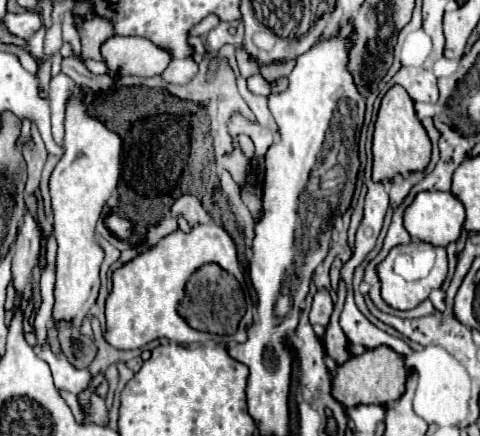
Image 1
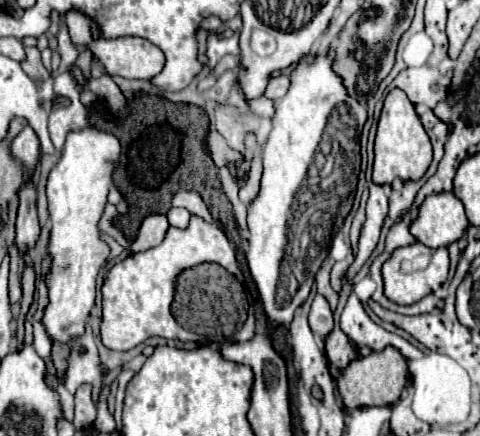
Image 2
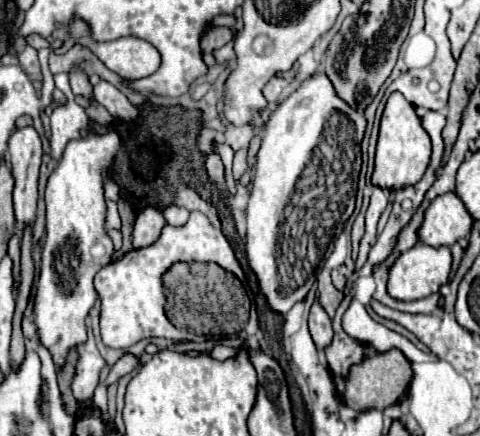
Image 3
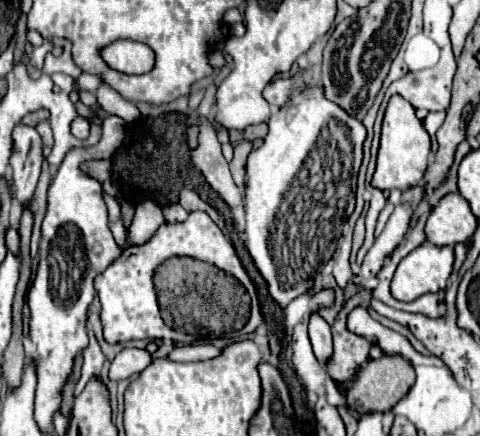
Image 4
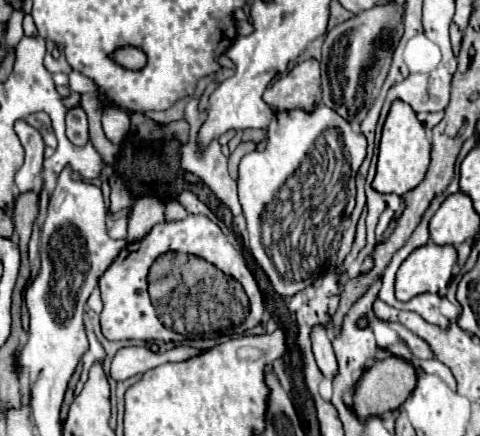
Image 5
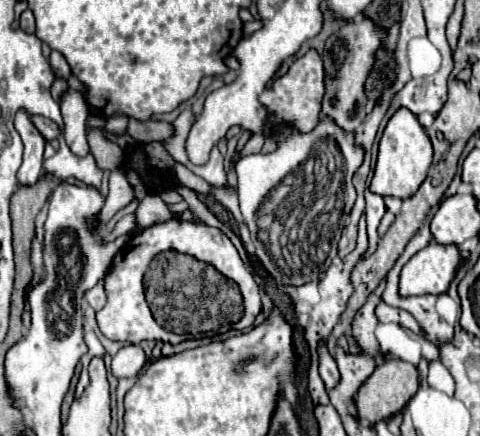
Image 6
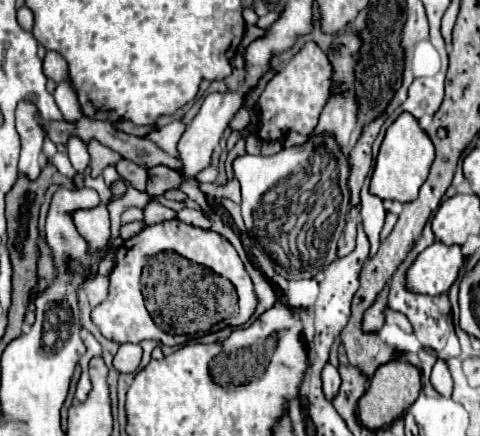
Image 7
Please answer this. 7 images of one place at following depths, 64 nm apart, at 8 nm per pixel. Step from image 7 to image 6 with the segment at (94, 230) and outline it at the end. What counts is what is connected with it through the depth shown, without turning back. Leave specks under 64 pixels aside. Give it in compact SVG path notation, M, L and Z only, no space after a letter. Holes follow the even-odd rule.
M116 170L116 178L110 180L110 194L106 198L106 206L98 214L100 226L104 226L118 210L122 210L124 206L128 206L130 200L134 200L134 190L128 184L126 176L120 170Z

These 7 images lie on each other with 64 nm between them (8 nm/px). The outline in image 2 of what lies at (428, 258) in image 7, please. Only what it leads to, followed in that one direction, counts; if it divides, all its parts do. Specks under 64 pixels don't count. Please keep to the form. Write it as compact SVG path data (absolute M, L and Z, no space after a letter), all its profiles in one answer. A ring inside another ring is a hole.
M414 242L412 246L406 246L406 248L396 248L392 252L392 256L384 262L382 266L382 278L384 278L384 296L400 306L408 306L408 304L414 304L416 300L422 300L426 294L430 294L434 288L438 288L440 284L446 282L446 276L448 276L448 250L446 248L438 248L433 250L420 244L420 242ZM418 254L430 254L432 260L430 260L430 266L426 270L420 270L420 272L412 272L412 274L400 274L400 262L404 258L414 258Z

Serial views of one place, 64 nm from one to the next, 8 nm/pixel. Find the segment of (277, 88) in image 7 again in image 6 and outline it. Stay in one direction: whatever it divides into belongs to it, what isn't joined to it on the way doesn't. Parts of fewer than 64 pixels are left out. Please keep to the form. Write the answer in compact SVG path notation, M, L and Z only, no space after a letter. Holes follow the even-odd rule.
M308 50L302 58L298 58L290 70L272 82L270 88L266 88L260 94L260 102L268 108L272 120L276 124L280 122L288 122L298 126L302 132L310 132L320 116L320 104L322 104L322 96L324 96L324 66L322 66L322 58L314 52Z

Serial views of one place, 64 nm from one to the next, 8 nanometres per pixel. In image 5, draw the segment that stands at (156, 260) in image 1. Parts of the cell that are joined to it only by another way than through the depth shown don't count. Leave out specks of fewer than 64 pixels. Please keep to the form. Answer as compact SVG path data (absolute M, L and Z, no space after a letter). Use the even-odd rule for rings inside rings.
M188 214L188 218L184 218L180 222L162 222L162 224L154 226L144 240L128 244L118 254L118 258L110 264L110 268L100 276L98 288L100 288L102 302L104 302L104 310L100 314L100 324L102 324L102 334L108 340L140 340L142 338L142 340L150 340L150 342L158 342L158 340L183 342L188 339L188 336L176 334L176 332L164 328L150 302L146 276L148 276L152 262L166 252L186 252L186 254L204 258L206 262L214 264L224 274L234 276L244 286L244 290L250 298L250 314L248 314L246 322L238 328L237 333L244 334L262 322L262 314L264 314L262 294L258 290L258 284L256 284L252 272L246 268L242 254L226 240L224 232L210 218L206 218L202 214L198 214L198 216Z

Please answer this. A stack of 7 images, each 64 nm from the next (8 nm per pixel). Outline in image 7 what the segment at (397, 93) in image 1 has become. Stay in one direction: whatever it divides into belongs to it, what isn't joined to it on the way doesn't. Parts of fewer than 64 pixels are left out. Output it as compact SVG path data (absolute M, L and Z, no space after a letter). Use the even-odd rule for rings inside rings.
M402 112L386 130L382 140L374 174L370 180L370 192L382 200L412 202L418 196L420 186L428 178L430 166L434 162L434 144L428 134L418 126L418 120L410 112Z

